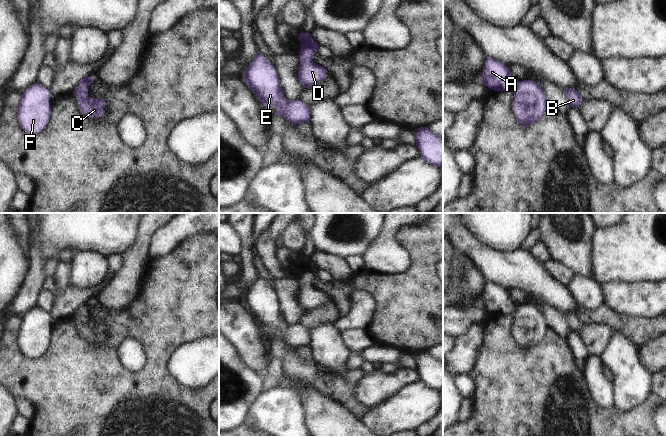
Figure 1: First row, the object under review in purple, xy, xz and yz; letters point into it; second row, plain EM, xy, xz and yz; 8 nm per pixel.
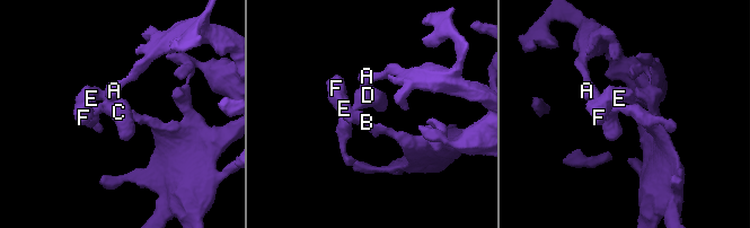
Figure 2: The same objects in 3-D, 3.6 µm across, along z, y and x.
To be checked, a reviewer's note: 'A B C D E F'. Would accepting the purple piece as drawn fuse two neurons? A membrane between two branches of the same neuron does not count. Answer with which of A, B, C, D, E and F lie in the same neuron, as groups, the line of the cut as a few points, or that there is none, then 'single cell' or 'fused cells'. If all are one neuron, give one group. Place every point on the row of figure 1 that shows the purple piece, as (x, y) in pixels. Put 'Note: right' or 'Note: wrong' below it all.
A B C D E F; no cut; single cell
Note: right

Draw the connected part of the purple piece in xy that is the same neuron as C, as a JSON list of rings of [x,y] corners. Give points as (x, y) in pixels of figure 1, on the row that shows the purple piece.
[[[84,77],[80,80],[79,85],[74,89],[73,94],[78,98],[79,110],[90,118],[100,117],[106,106],[105,99],[88,98],[89,86],[94,78]]]

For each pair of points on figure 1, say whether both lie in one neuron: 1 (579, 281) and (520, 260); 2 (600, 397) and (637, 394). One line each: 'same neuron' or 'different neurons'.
1: different neurons
2: different neurons

